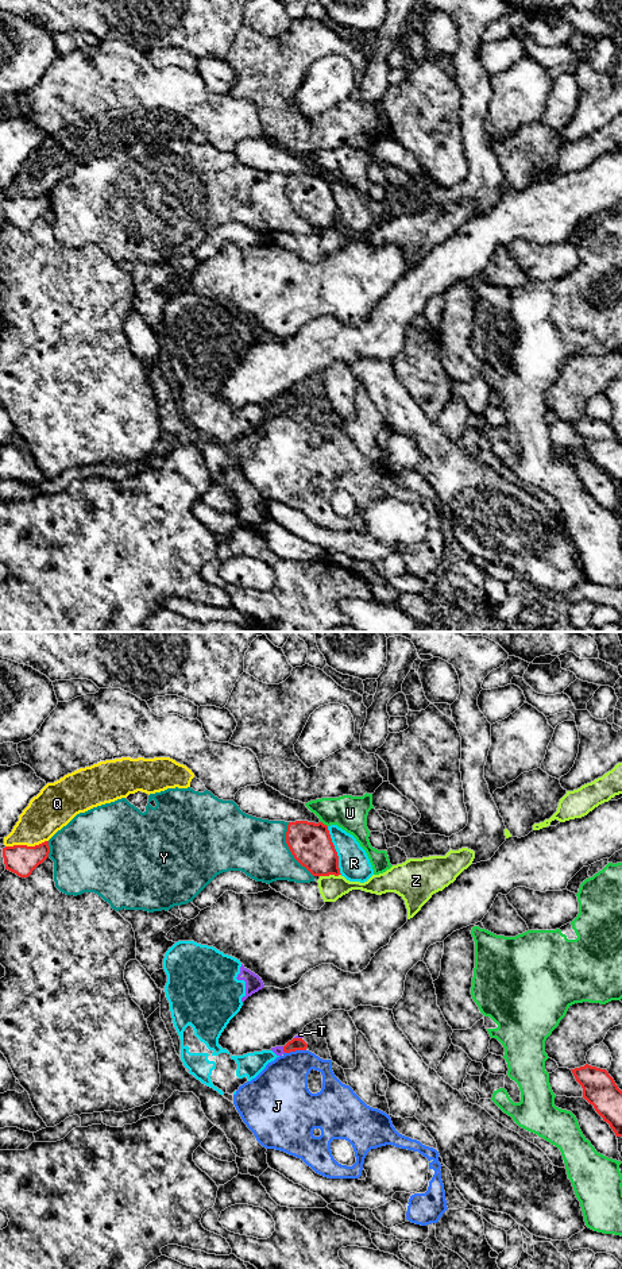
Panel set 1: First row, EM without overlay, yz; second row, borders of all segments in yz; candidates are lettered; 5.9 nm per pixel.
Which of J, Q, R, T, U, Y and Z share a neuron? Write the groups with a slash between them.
J / Q / R T / U / Y / Z

